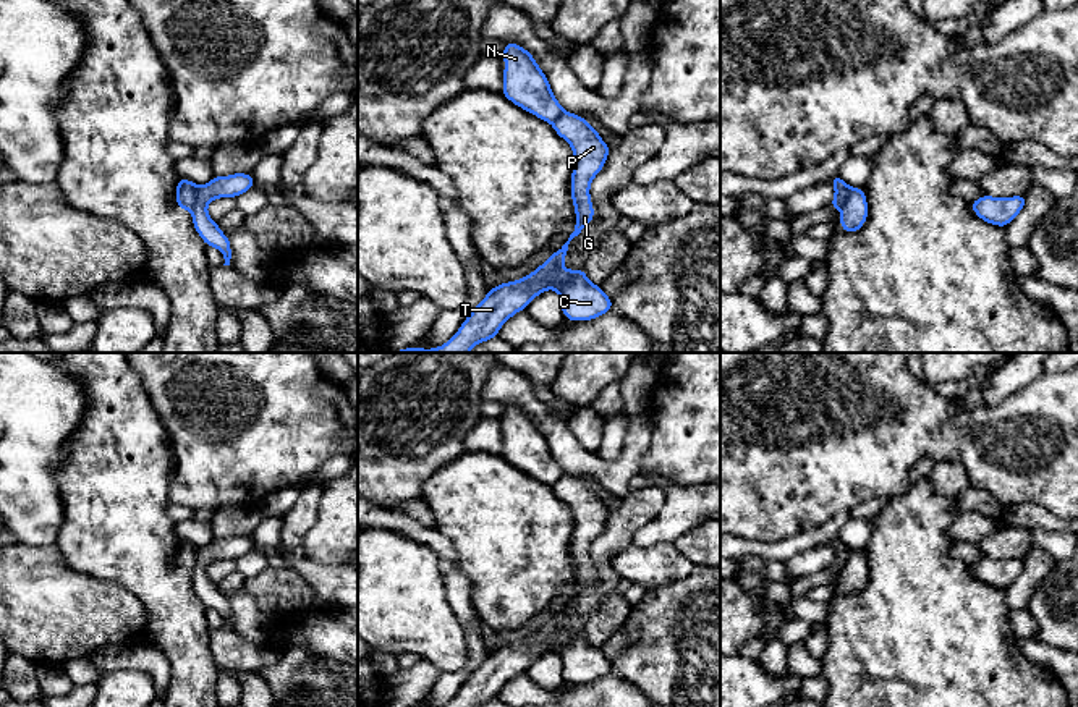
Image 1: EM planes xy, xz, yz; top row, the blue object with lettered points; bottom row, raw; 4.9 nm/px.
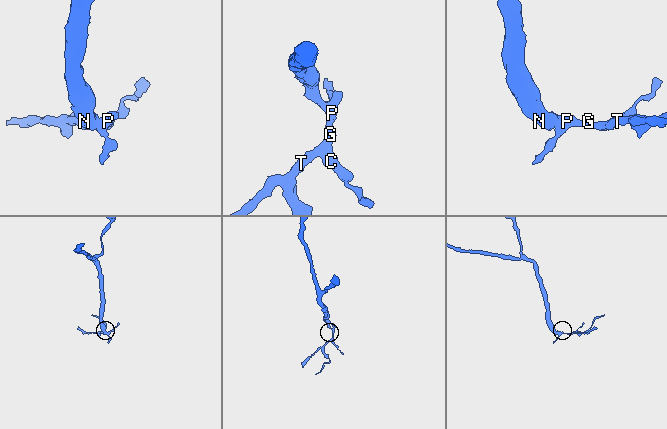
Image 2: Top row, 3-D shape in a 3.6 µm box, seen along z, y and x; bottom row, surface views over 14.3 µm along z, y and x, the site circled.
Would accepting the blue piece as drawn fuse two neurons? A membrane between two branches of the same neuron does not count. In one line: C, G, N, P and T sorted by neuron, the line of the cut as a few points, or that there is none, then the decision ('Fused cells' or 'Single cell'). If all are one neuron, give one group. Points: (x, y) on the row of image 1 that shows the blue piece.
Groups: C G P T / N. Split along xy (199, 186), (191, 211). Fused cells

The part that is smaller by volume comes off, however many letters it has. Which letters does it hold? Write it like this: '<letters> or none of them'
C, G, P, T

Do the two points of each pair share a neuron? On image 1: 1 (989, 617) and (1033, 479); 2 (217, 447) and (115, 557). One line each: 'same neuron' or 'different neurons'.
1: different neurons
2: different neurons

